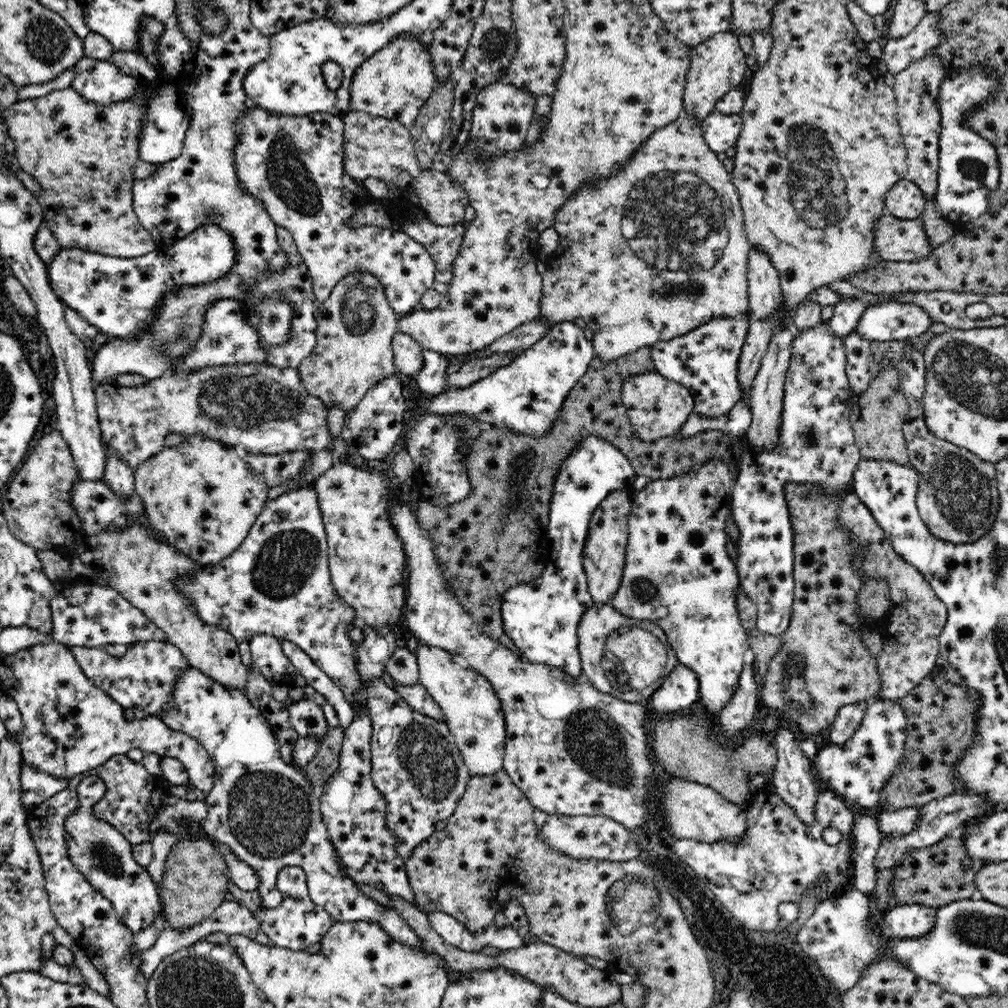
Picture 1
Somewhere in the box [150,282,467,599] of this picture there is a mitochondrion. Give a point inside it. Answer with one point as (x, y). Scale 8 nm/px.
(237, 401)

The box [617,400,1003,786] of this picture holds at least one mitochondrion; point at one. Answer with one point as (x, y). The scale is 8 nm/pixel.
(964, 491)

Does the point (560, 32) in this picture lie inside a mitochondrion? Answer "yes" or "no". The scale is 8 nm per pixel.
no

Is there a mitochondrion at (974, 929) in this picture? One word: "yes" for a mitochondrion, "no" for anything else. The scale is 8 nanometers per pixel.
yes

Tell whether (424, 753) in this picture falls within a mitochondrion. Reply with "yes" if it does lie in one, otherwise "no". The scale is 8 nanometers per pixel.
yes

